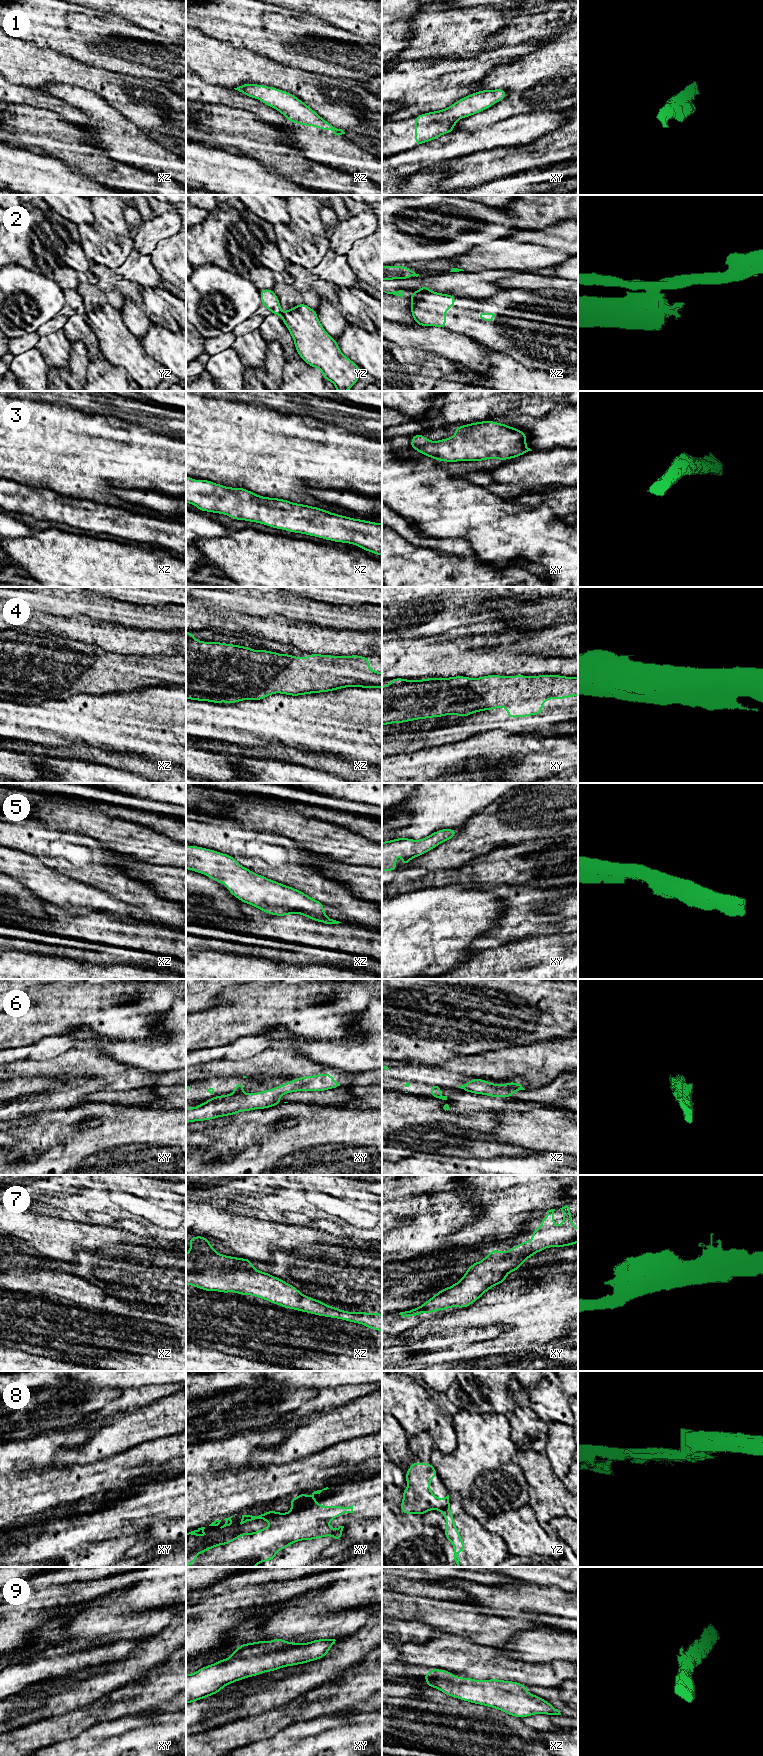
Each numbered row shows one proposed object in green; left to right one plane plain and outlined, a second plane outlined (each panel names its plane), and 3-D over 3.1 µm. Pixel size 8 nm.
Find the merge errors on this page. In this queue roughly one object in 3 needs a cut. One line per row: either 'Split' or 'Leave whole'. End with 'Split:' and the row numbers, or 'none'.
1: Leave whole
2: Split
3: Leave whole
4: Leave whole
5: Leave whole
6: Leave whole
7: Leave whole
8: Split
9: Leave whole
Split: 2, 8

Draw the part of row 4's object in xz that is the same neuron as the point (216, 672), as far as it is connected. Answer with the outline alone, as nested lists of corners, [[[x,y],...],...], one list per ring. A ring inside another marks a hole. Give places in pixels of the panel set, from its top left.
[[[186,631],[186,699],[197,701],[208,701],[213,703],[237,703],[243,700],[263,700],[265,697],[274,693],[281,693],[291,696],[306,695],[311,693],[321,693],[335,691],[346,687],[361,687],[361,688],[382,688],[382,672],[371,670],[368,663],[371,659],[359,655],[351,656],[331,656],[321,654],[309,654],[308,658],[296,657],[291,654],[278,654],[277,652],[267,650],[253,650],[249,647],[233,645],[220,642],[203,642],[193,637],[190,631]]]

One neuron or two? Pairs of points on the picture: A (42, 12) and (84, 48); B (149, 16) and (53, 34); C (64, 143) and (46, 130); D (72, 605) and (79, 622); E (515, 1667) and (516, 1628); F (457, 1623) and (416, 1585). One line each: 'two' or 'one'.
A: one
B: two
C: one
D: two
E: two
F: two

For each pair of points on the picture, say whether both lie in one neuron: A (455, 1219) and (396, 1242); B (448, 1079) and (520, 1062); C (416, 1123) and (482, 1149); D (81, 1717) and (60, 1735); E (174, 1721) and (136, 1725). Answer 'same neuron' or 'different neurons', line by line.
A: same neuron
B: same neuron
C: same neuron
D: same neuron
E: same neuron

